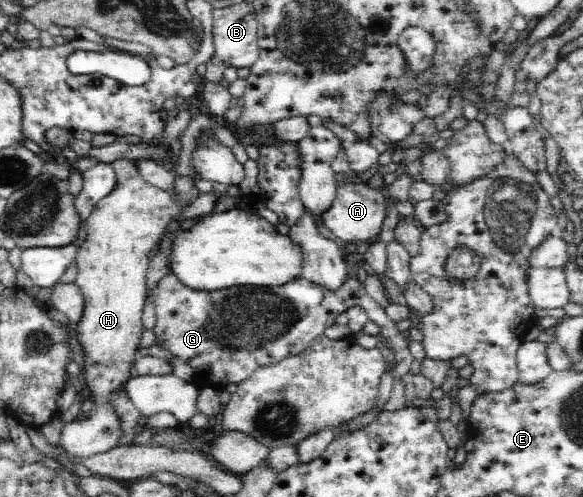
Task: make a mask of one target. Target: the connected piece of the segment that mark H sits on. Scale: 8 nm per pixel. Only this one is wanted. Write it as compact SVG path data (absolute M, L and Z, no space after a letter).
M118 158L115 159L112 163L116 172L116 187L112 189L106 197L102 197L102 200L96 203L96 207L92 209L92 213L90 213L90 217L87 217L86 226L87 226L87 237L86 240L82 243L79 243L79 249L77 250L77 256L75 257L76 265L78 268L78 273L75 279L75 284L80 287L80 291L82 292L84 298L84 309L82 312L82 317L77 321L76 325L76 333L78 343L82 346L82 353L84 353L84 381L87 383L86 387L88 387L88 399L92 400L94 403L94 407L87 413L87 416L84 416L80 419L72 420L64 424L61 430L61 437L60 437L60 447L64 448L70 456L74 458L82 458L82 459L89 459L94 455L100 453L106 453L106 451L110 451L115 446L119 446L119 438L122 435L122 428L120 428L120 421L118 419L118 414L112 410L112 402L110 402L110 397L112 397L112 391L116 391L127 383L127 381L133 375L133 365L138 361L143 355L140 352L140 337L142 337L142 331L144 330L144 326L142 326L142 310L144 309L144 303L146 303L146 273L149 268L149 257L148 253L152 250L155 245L158 245L159 240L166 229L166 226L169 226L174 220L176 222L182 222L187 219L192 219L192 217L196 216L204 216L208 213L211 213L214 206L217 205L218 196L214 194L214 192L200 192L200 195L194 199L193 202L190 202L188 207L182 207L179 203L176 203L170 193L168 191L164 191L152 184L149 184L142 178L142 175L138 172L137 165L134 164L133 160Z

